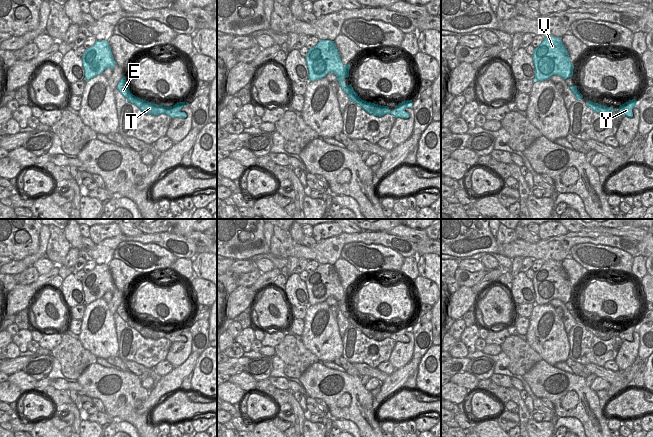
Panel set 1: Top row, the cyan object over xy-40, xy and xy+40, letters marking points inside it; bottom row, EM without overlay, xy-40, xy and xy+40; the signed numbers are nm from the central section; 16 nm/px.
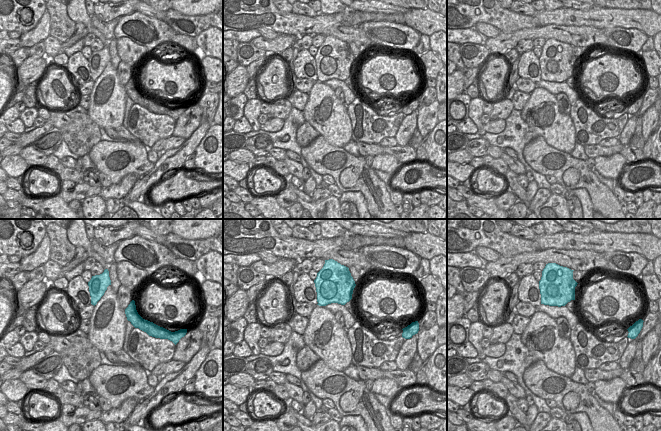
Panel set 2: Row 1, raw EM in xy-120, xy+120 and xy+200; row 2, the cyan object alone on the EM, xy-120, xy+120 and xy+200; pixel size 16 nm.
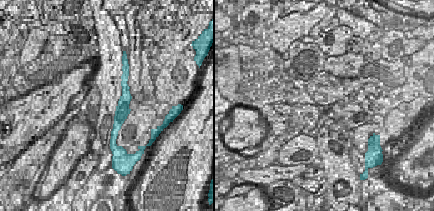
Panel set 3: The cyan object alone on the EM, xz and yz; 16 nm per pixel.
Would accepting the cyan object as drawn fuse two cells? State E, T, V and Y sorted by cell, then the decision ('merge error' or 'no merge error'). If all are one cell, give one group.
groups E T Y / V; merge error

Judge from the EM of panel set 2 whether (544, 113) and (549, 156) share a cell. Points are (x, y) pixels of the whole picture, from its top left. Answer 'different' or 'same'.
different

